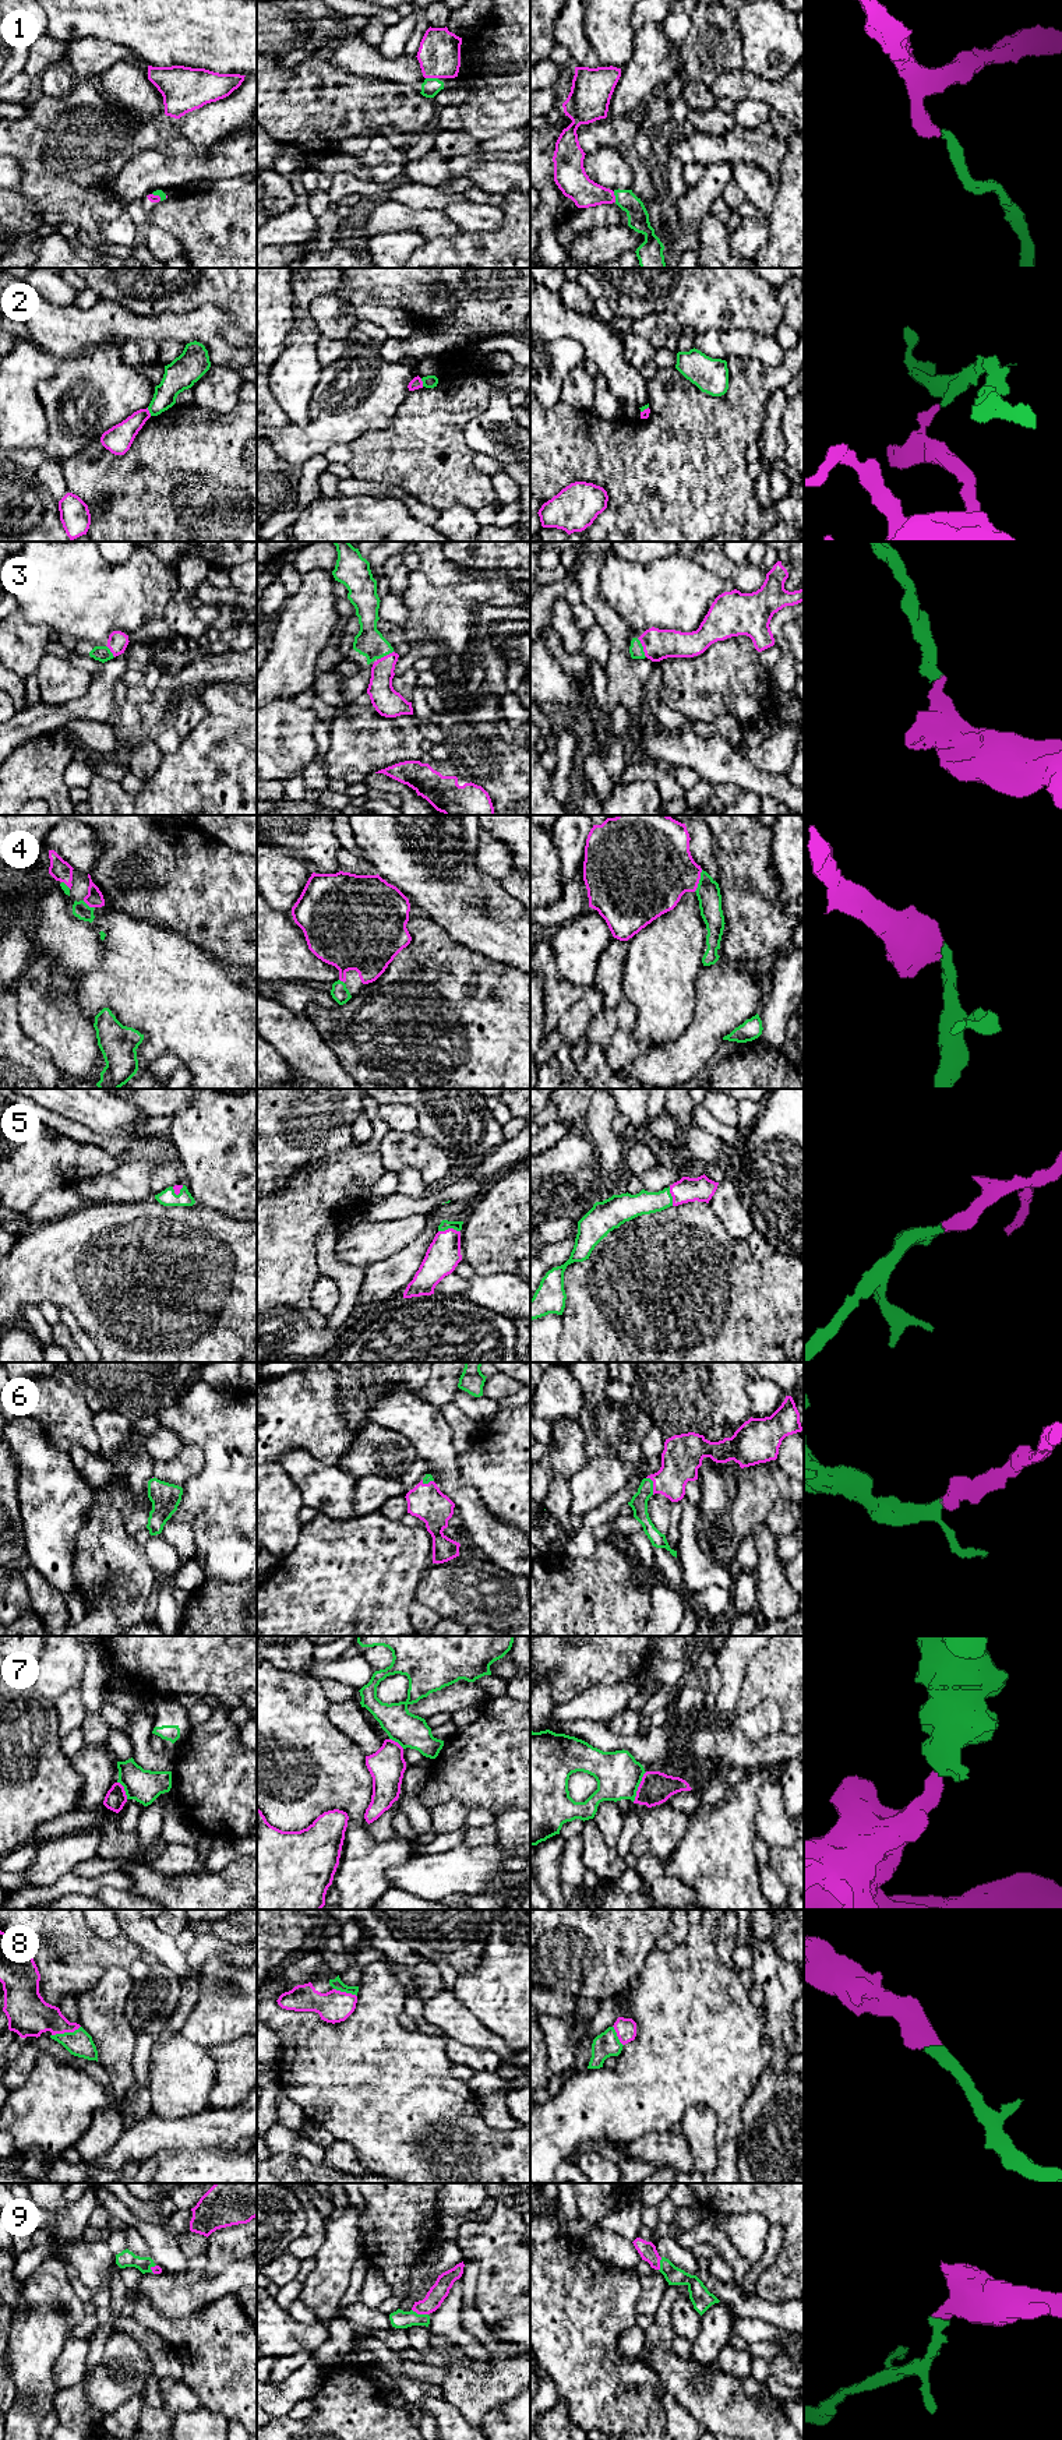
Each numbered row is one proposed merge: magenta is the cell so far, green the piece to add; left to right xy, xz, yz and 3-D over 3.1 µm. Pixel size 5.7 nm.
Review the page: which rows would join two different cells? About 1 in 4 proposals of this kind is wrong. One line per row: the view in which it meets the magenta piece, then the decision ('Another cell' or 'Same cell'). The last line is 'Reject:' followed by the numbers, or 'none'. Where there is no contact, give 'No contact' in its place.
1: Touches magenta in xz. Same cell
2: Touches magenta in xy. Another cell
3: Touches magenta in yz. Same cell
4: Touches magenta in yz. Same cell
5: Touches magenta in xz. Same cell
6: Touches magenta in yz. Same cell
7: Touches magenta in yz. Another cell
8: Touches magenta in xy. Same cell
9: Touches magenta in xz. Same cell
Reject: 2, 7

